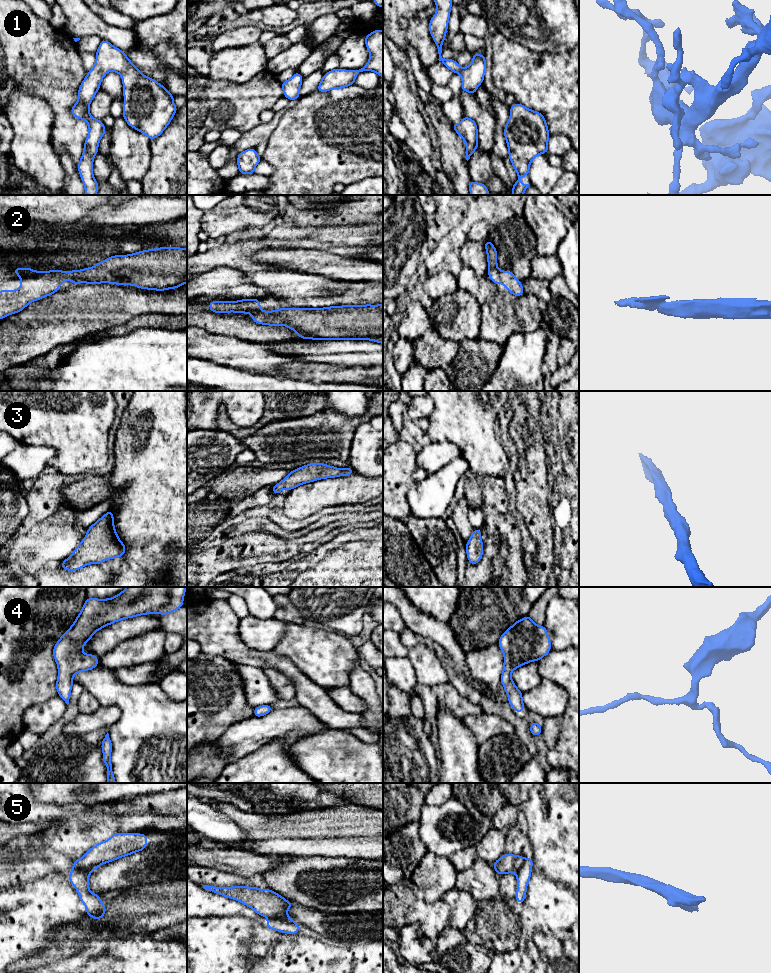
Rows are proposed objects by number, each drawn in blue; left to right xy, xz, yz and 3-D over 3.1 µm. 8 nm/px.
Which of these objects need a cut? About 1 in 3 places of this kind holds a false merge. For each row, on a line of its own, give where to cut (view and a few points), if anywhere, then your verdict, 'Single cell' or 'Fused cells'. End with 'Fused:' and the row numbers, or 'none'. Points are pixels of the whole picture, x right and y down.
1: No split. Single cell
2: No split. Single cell
3: No split. Single cell
4: No split. Single cell
5: Split along xz (268, 917), (290, 920). Fused cells
Fused: 5

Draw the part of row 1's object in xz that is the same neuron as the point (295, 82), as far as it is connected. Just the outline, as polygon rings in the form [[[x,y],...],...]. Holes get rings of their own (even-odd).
[[[297,71],[289,80],[281,83],[284,97],[288,98],[289,100],[298,100],[302,81],[303,77]]]

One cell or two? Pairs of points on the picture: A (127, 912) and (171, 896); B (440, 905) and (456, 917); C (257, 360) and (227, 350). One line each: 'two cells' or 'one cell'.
A: one cell
B: two cells
C: one cell

